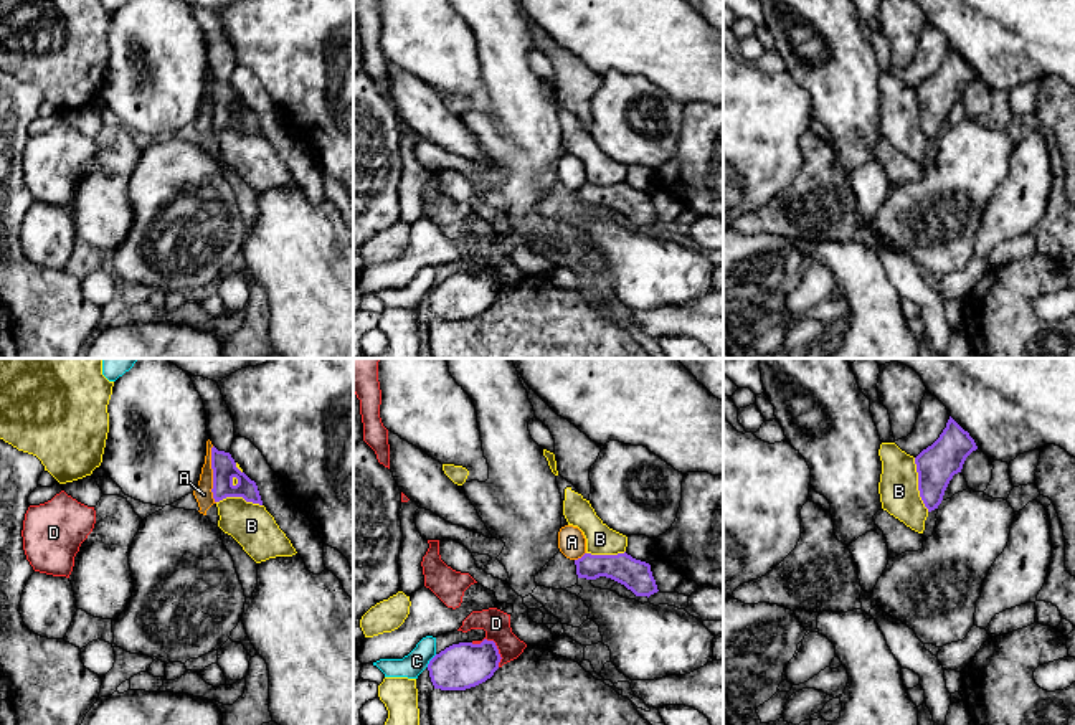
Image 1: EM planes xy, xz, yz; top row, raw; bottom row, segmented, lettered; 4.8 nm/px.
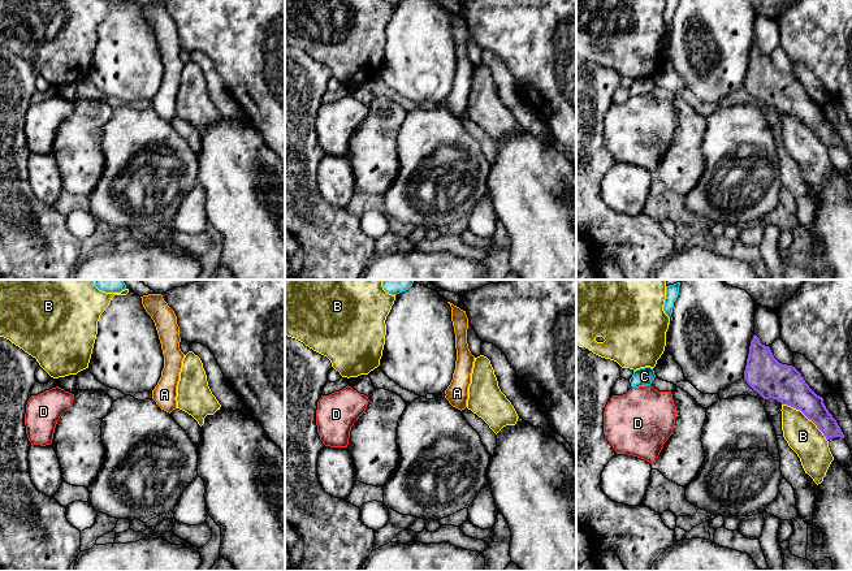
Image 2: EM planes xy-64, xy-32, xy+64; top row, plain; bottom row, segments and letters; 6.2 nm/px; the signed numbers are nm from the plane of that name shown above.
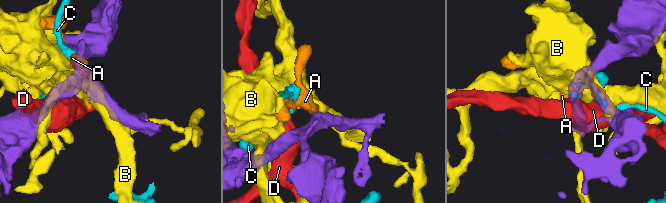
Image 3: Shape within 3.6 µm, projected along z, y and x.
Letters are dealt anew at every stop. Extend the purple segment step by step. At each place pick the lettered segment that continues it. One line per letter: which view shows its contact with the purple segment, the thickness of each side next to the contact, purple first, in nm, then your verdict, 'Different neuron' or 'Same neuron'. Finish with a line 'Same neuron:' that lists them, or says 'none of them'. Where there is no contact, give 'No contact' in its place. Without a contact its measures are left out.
A: Touches purple in xy. Thickness 120 nm (purple) against 90 nm. Different neuron
B: Touches purple in yz. Thickness 200 nm (purple) against 190 nm. Different neuron
C: Touches purple in xz. Thickness 220 nm (purple) against 110 nm. Different neuron
D: Touches purple in xz. Thickness 220 nm (purple) against 140 nm. Different neuron
Same neuron: none of them

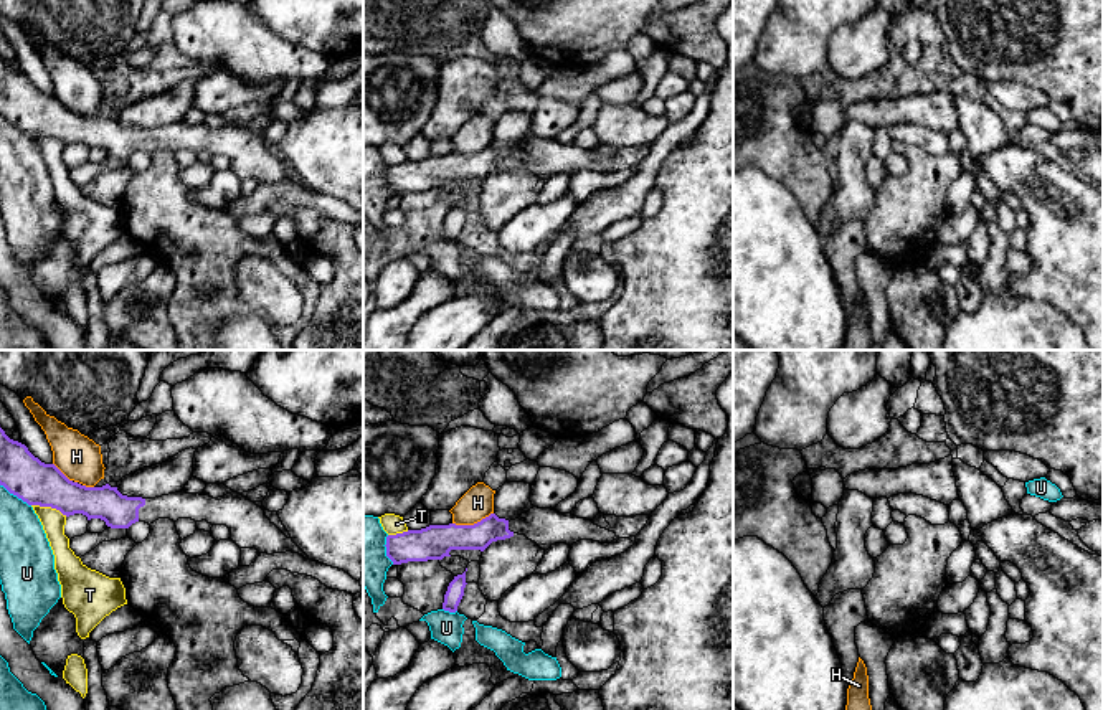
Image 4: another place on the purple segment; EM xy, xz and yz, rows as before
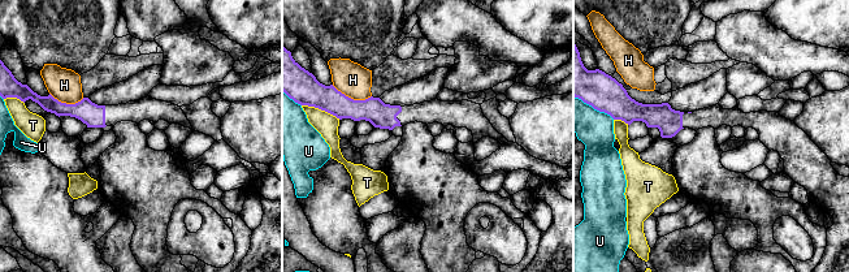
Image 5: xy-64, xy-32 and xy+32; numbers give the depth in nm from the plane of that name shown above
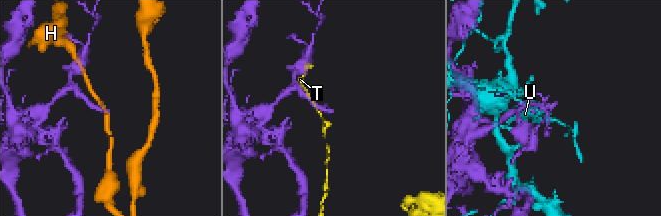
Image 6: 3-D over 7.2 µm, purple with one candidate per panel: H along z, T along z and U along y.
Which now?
H: Touches purple in xz. Thickness 170 nm (purple) against 160 nm. Different neuron
T: Touches purple in xy. Thickness 220 nm (purple) against 120 nm. Different neuron
U: Touches purple in xz. Thickness 90 nm (purple) against 160 nm. Different neuron
Same neuron: none of them

